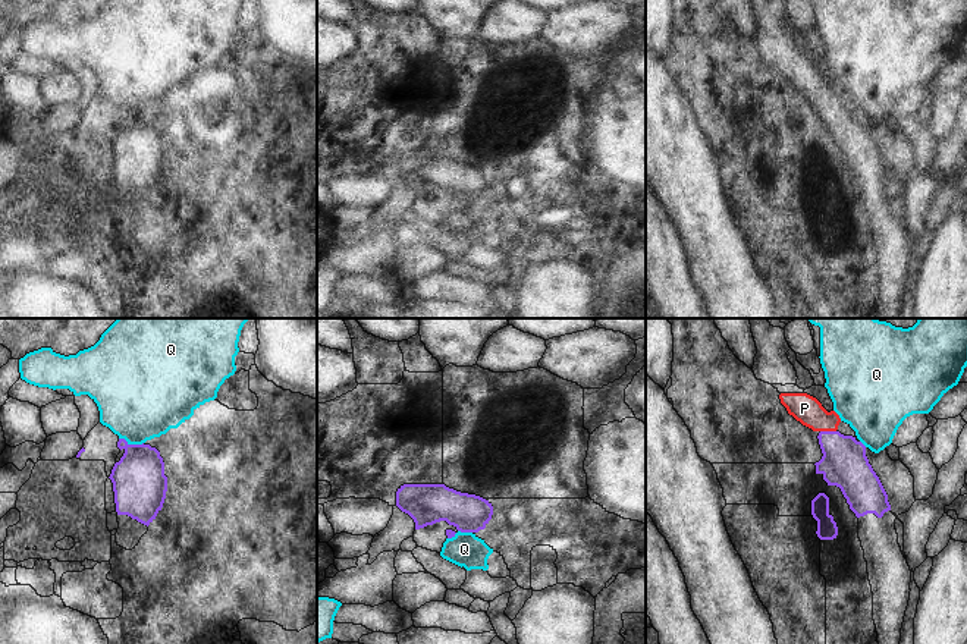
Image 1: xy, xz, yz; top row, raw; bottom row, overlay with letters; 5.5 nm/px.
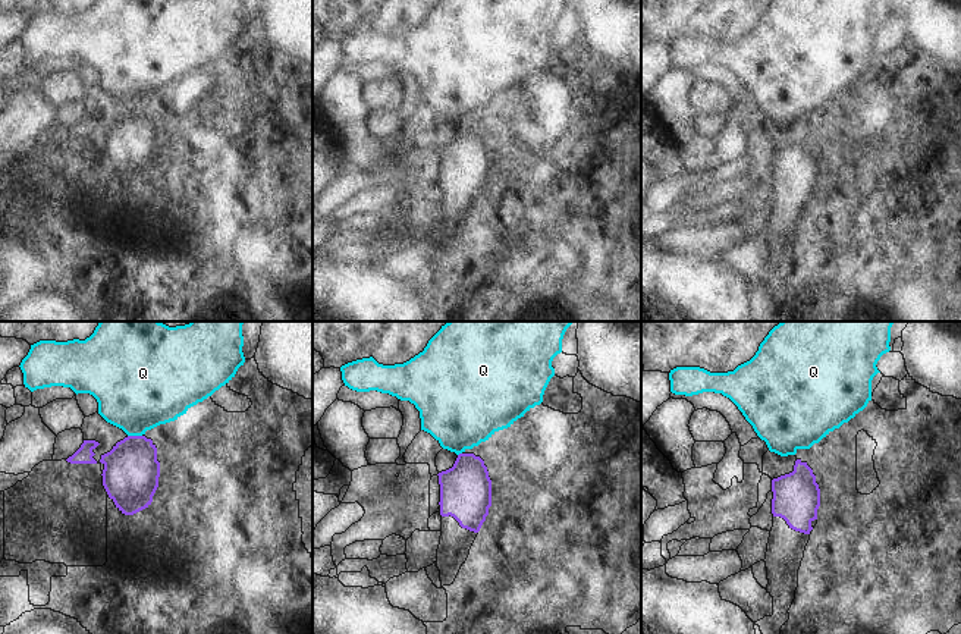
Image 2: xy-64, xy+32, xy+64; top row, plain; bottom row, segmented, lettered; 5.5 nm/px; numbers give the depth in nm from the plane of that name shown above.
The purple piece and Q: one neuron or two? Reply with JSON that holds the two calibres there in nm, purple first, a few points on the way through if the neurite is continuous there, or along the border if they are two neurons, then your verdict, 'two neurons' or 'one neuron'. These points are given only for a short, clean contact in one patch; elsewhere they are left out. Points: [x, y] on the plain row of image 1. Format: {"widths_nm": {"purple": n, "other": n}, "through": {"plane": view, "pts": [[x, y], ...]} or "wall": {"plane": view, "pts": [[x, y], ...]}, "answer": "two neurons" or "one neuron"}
{"widths_nm": {"purple": 300, "other": 440}, "wall": {"plane": "xy", "pts": [[119, 109], [129, 115], [143, 115]]}, "answer": "two neurons"}

